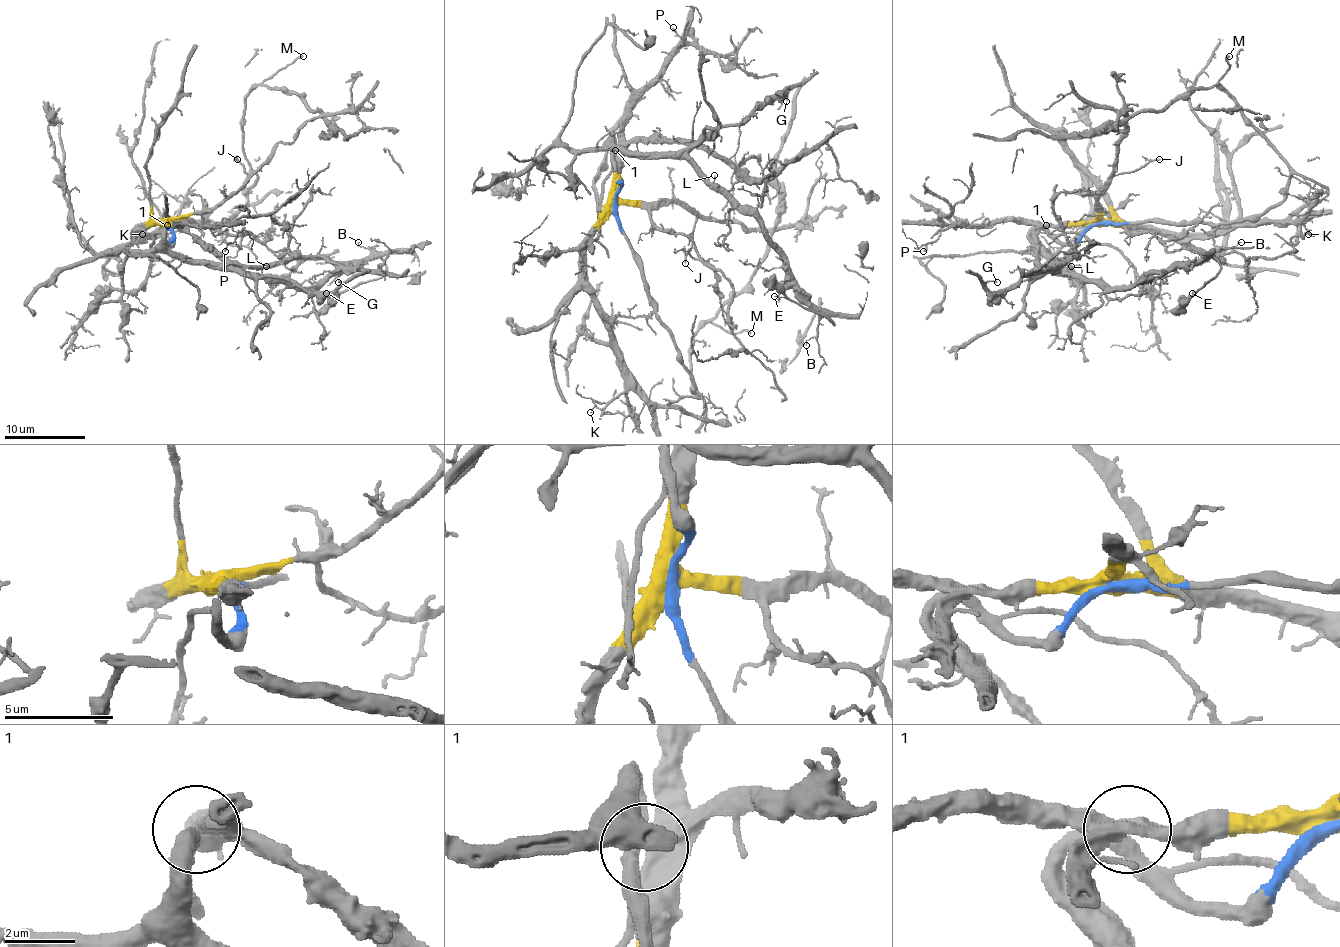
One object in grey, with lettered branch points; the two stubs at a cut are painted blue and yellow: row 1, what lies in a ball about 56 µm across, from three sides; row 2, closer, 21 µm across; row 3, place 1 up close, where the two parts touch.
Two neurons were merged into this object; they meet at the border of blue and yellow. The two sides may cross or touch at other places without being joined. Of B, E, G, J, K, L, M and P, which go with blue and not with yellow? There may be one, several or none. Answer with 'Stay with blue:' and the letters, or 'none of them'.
Stay with blue: B, E, G, L, M

